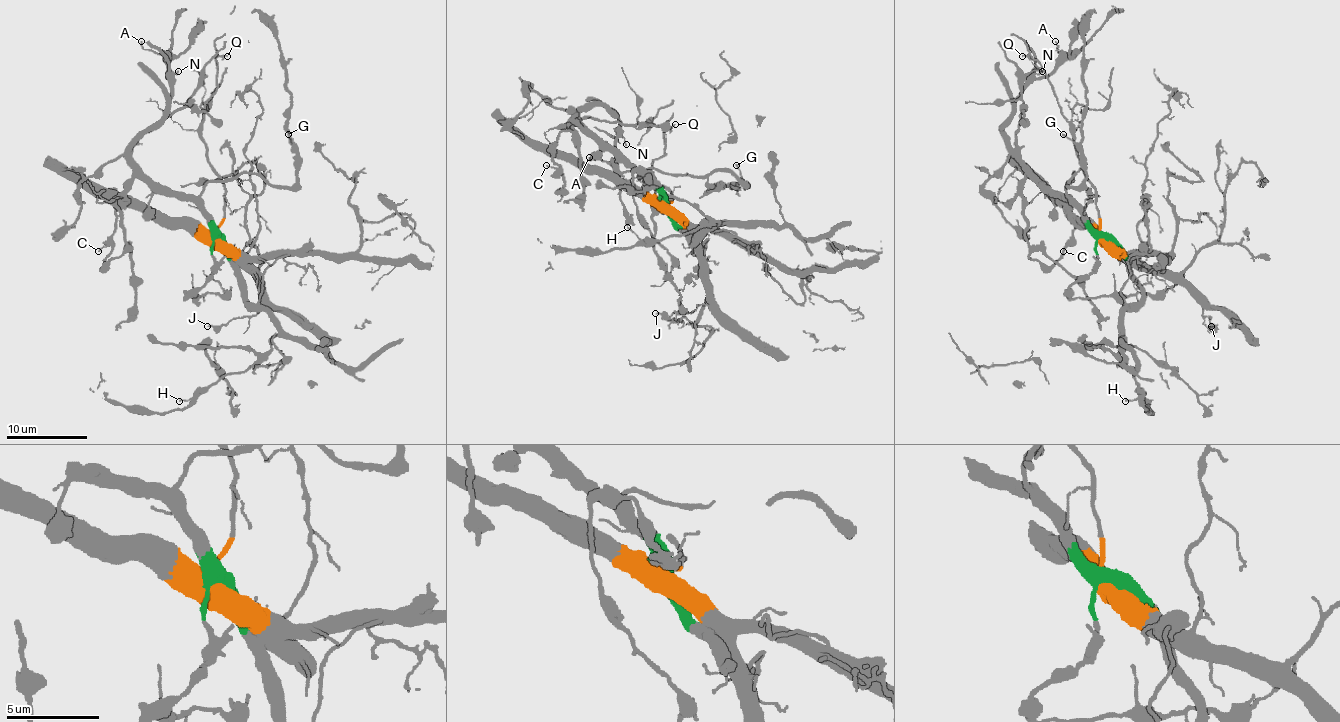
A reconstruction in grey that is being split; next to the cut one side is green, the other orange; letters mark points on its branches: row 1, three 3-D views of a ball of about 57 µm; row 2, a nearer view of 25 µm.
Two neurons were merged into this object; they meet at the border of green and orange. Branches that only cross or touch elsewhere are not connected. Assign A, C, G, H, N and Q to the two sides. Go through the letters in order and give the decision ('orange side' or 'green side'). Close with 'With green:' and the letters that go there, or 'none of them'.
A: green side
C: green side
G: green side
H: green side
N: green side
Q: orange side
With green: A, C, G, H, N

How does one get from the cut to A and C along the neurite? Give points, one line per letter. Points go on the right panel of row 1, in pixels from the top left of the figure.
A: (1107, 239), (1069, 201), (1057, 197), (1020, 158), (1016, 140), (1018, 95), (1055, 67), (1059, 57), (1055, 41)
C: (1107, 239), (1069, 201), (1049, 193), (1028, 176), (1022, 188), (1028, 257), (1053, 265), (1065, 245), (1063, 251)

